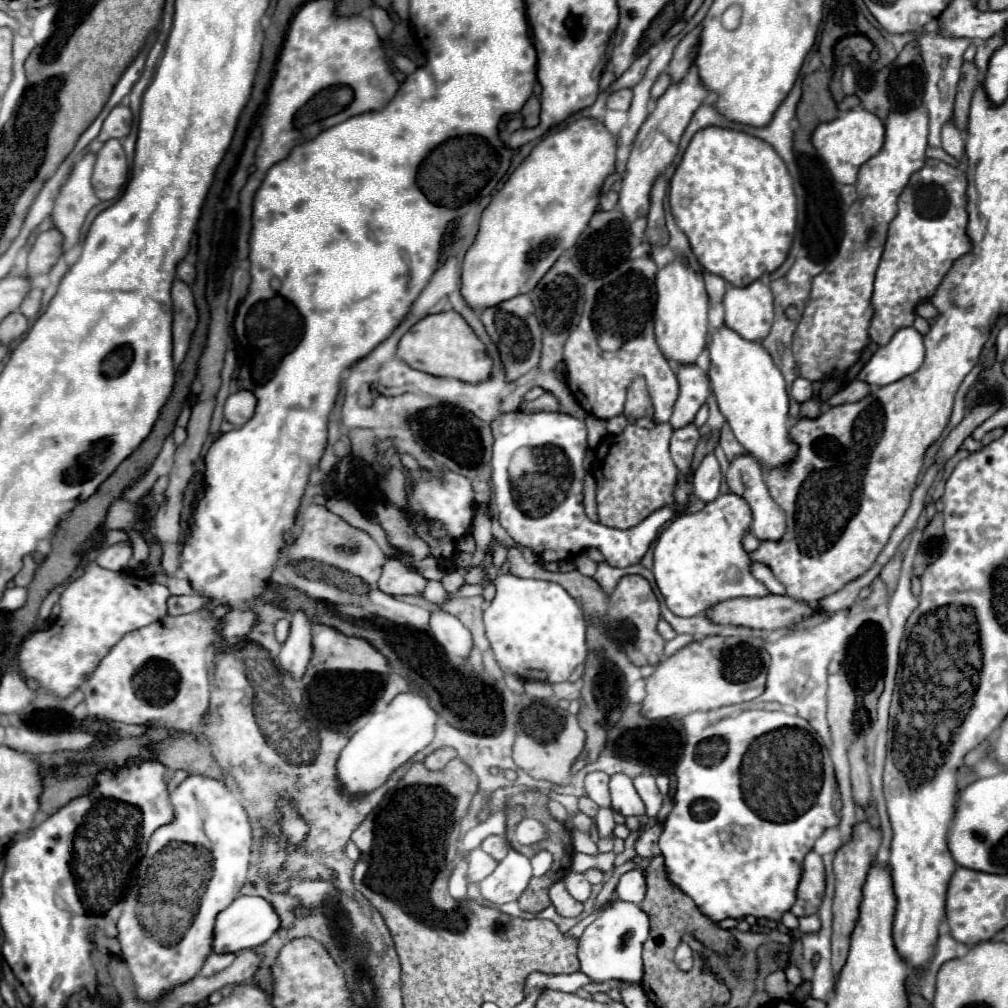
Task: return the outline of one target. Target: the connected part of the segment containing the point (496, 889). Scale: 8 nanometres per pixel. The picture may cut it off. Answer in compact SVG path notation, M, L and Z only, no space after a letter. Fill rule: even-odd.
M510 849L504 861L498 863L494 873L480 881L480 895L494 905L516 901L526 889L532 877L530 859L522 853Z

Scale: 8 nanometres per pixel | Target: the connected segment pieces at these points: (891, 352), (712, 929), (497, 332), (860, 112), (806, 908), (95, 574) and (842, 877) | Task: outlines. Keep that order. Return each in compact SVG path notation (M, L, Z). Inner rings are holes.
M914 327L900 329L886 347L880 347L862 367L858 379L882 387L914 373L924 361L922 335Z
M658 855L652 859L650 867L646 869L646 883L654 883L654 891L648 891L646 901L642 901L642 909L648 911L650 915L650 937L646 941L646 949L644 949L644 965L646 965L646 973L642 979L642 987L650 997L650 973L656 973L662 983L670 981L670 967L672 967L672 957L674 957L674 949L680 943L680 937L686 933L692 933L696 939L700 939L706 947L718 949L718 951L730 951L734 947L734 939L732 935L722 929L720 925L716 927L716 923L708 917L704 917L704 913L700 913L700 909L696 907L696 903L680 893L680 889L676 889L676 885L672 885L672 881L668 881L666 877L666 869L664 869L664 857ZM686 923L686 927L684 927Z
M518 295L514 299L500 303L498 307L484 309L480 317L482 317L482 323L484 323L492 343L500 351L500 361L504 367L506 381L516 383L520 377L524 377L530 369L534 369L538 365L540 347L542 347L542 329L540 329L536 315L534 315L534 305L528 295Z
M856 107L840 117L836 117L830 123L822 123L816 127L812 135L812 143L820 157L826 161L826 167L830 169L832 177L838 183L856 183L858 169L868 157L874 157L882 145L884 145L884 121L878 119L874 113L866 111L864 107Z
M810 851L802 863L802 877L796 891L796 903L792 905L792 913L796 917L814 915L822 903L824 893L824 865L822 857Z
M90 563L84 575L62 593L58 619L48 629L38 629L22 641L18 651L20 673L36 679L52 697L64 699L72 695L126 633L168 615L168 597L168 587L156 581L142 581L126 571L116 573Z
M860 823L854 827L852 841L836 851L836 859L834 859L836 895L834 895L834 905L832 905L832 911L834 911L834 923L832 923L832 927L834 927L834 933L832 933L832 969L834 969L834 975L838 975L846 963L848 949L850 949L850 935L856 927L858 913L860 913L862 887L864 887L864 881L866 881L866 875L868 875L872 863L876 861L878 847L880 847L880 831L872 829L868 823Z

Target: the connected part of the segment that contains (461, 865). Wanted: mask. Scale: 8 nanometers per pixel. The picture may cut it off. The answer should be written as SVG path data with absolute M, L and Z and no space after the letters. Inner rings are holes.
M464 855L458 863L456 863L456 869L450 877L450 895L456 899L456 901L466 901L466 869L468 869L468 855Z

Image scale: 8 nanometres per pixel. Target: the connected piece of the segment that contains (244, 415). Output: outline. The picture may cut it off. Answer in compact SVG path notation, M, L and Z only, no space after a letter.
M236 391L228 397L224 405L224 419L234 425L244 425L244 421L252 419L252 413L256 411L256 397L252 391Z

